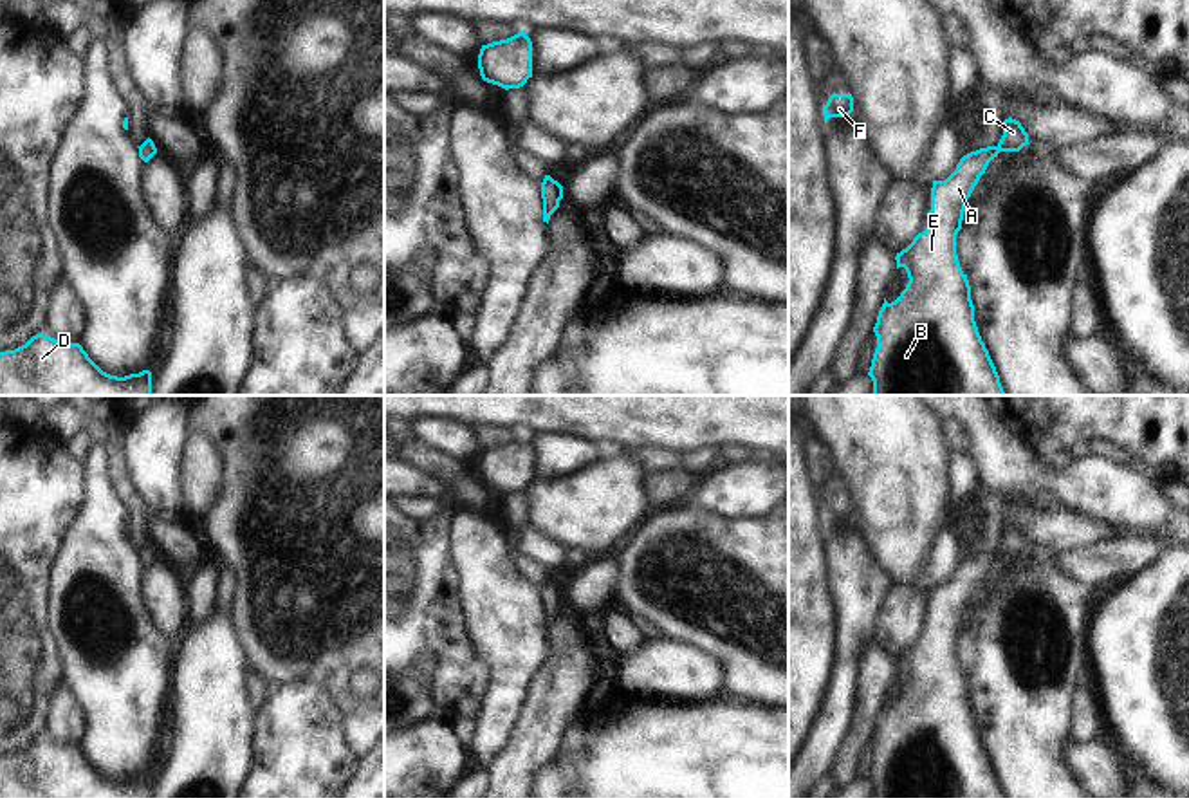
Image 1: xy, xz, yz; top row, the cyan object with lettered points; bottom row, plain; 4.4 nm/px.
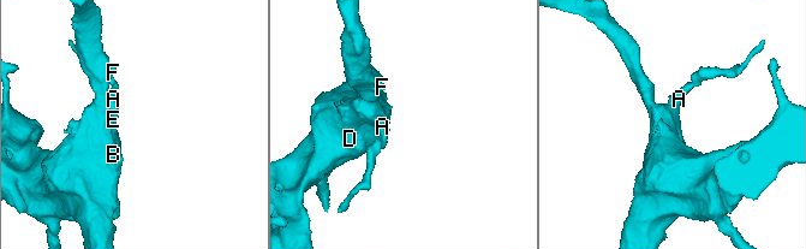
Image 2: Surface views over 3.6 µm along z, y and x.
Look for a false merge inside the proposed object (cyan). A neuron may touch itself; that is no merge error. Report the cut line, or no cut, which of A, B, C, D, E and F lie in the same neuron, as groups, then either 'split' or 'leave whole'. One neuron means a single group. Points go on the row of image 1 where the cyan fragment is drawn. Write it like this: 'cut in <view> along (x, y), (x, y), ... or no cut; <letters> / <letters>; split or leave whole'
no cut; A B C D E F; leave whole

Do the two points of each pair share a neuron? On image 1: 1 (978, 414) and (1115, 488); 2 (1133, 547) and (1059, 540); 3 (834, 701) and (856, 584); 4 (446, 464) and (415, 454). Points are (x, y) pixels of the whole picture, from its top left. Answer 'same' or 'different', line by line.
1: same
2: different
3: same
4: same

